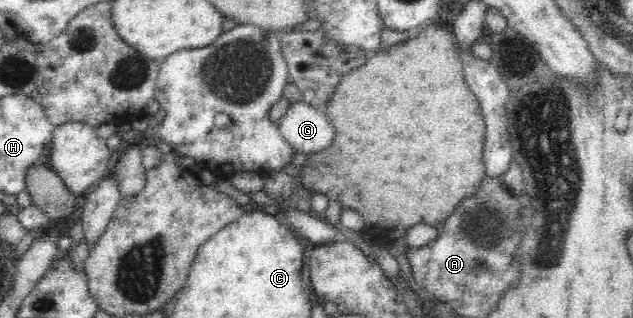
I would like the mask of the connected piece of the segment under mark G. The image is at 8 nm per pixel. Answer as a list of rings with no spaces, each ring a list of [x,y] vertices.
[[[304,100],[288,106],[277,128],[284,141],[303,154],[324,149],[334,139],[334,129],[324,112],[314,109]]]

